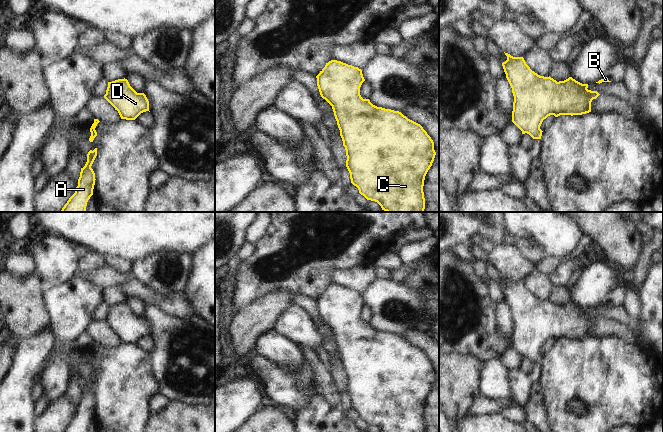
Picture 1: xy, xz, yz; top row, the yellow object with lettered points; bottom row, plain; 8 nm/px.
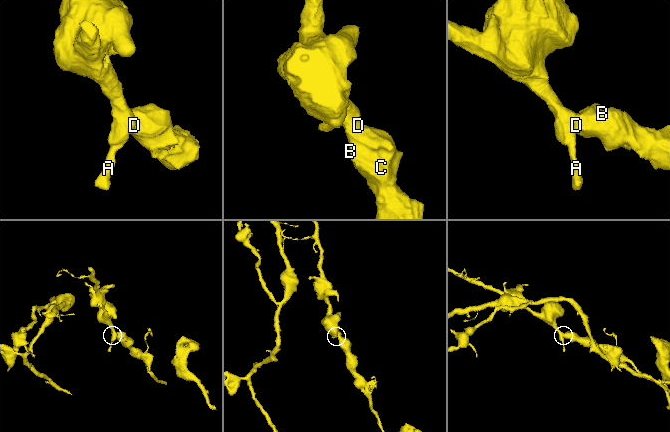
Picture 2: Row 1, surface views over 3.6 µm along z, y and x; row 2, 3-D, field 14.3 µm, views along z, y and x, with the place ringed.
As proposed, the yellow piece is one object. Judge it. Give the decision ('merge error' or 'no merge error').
no merge error

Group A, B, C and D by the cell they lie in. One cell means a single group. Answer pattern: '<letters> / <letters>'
A B C D

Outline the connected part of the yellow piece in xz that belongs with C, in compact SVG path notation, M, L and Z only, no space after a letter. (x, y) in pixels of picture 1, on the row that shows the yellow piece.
M331 60L316 78L321 97L332 106L346 150L346 167L350 173L351 183L358 188L359 193L367 200L377 202L386 212L424 212L424 180L436 152L433 140L423 127L399 111L377 107L369 99L363 99L360 87L365 79L358 67Z

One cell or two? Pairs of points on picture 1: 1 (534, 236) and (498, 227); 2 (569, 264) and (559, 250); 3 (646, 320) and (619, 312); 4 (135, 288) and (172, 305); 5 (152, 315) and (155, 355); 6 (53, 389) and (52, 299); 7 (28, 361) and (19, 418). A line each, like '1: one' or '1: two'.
1: two
2: two
3: two
4: one
5: one
6: one
7: one

